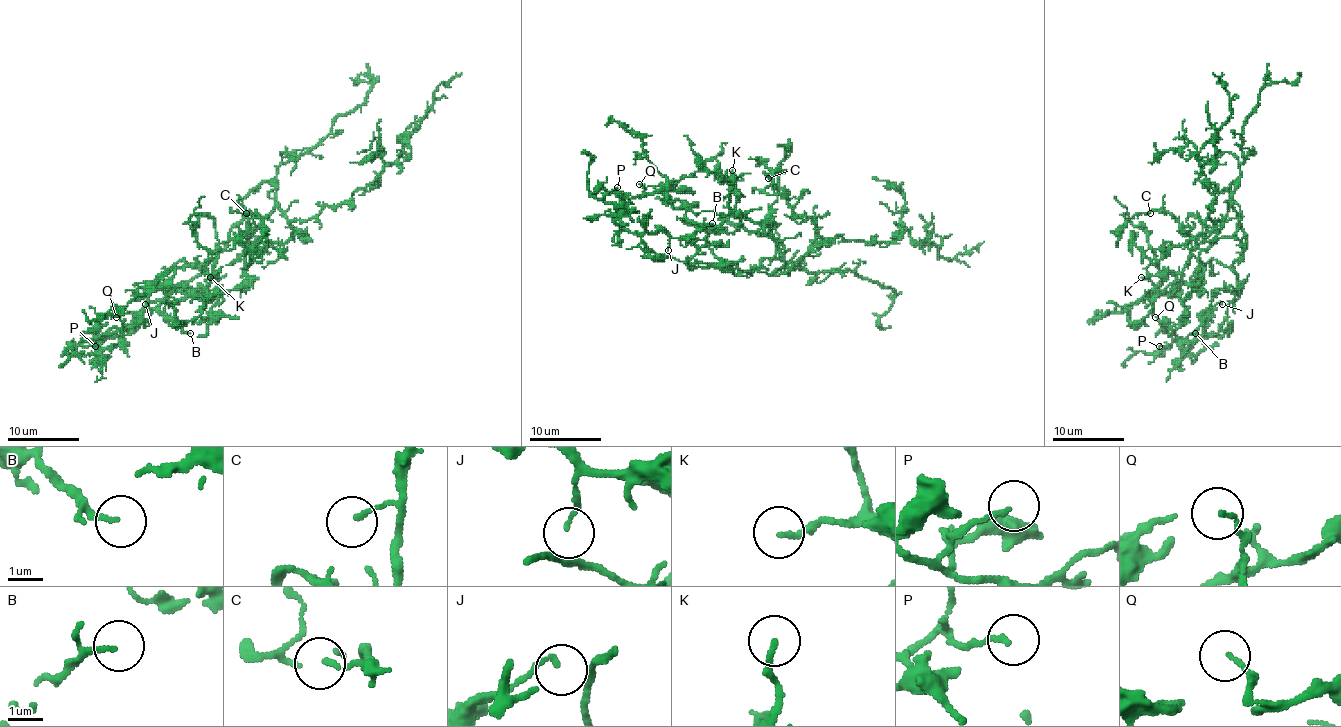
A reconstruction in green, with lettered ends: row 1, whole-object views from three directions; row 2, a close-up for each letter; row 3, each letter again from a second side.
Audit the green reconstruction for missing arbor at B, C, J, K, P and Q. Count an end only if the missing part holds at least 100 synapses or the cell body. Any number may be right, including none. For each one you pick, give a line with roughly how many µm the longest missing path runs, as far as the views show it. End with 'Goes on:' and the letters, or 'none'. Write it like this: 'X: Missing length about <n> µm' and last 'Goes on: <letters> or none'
Goes on: none

